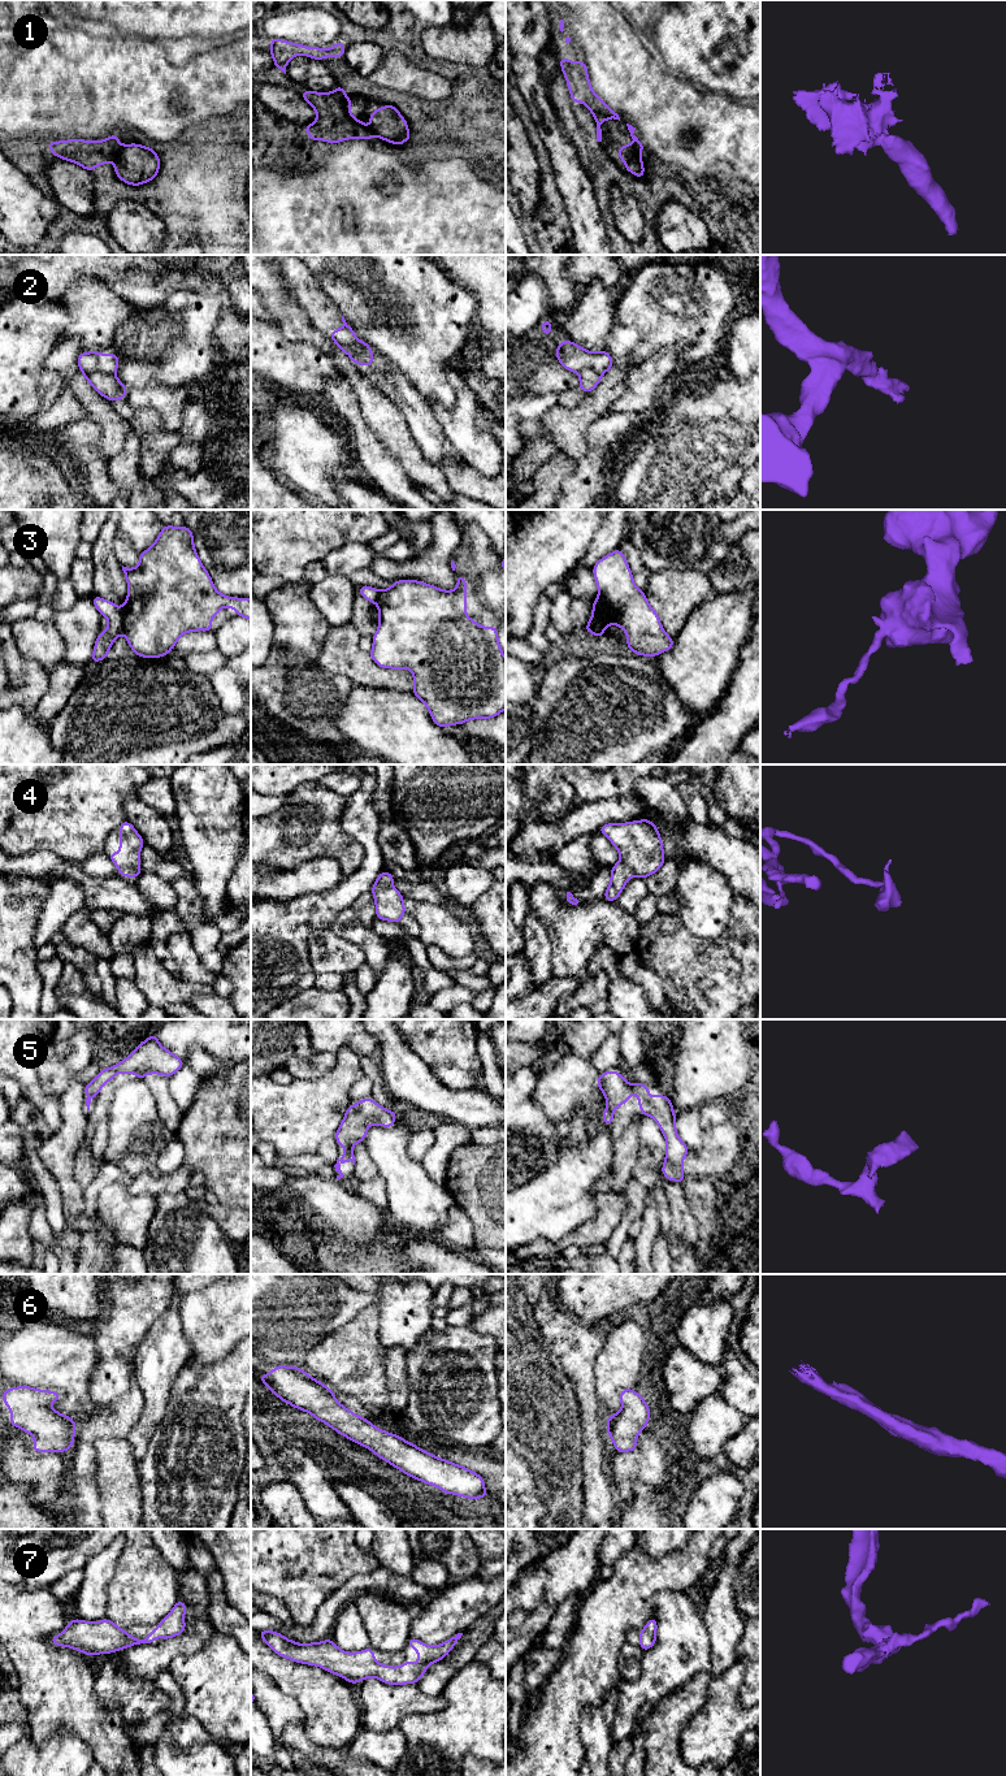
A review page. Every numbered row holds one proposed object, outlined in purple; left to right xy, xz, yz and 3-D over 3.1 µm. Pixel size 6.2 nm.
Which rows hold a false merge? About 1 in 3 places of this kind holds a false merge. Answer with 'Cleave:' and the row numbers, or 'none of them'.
Cleave: 2, 3, 4

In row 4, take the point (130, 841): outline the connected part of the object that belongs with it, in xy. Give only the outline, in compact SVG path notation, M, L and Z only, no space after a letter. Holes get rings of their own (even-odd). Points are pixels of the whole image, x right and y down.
M125 820L118 826L120 828L120 852L110 853L108 857L117 866L117 868L131 867L136 871L134 878L142 872L140 868L140 849L146 845L142 836L136 832L134 826Z

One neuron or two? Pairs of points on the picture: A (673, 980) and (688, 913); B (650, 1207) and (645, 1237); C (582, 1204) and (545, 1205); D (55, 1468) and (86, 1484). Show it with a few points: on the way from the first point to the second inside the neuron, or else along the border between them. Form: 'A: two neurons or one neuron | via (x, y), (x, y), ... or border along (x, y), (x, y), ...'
A: two neurons | border along (676, 914), (690, 934), (699, 939), (714, 939)
B: one neuron | via (650, 1214), (649, 1229)
C: one neuron | via (573, 1204), (554, 1204)
D: two neurons | border along (69, 1468), (65, 1490)

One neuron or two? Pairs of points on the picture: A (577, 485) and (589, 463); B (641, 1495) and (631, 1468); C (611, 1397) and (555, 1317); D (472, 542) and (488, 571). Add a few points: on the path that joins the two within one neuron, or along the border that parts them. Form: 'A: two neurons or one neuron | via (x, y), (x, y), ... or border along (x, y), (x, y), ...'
A: one neuron | via (582, 480), (589, 468)
B: two neurons | border along (633, 1488), (633, 1499), (628, 1504)
C: two neurons | border along (603, 1343), (595, 1361), (595, 1395), (601, 1403)
D: one neuron | via (476, 549), (488, 564)

